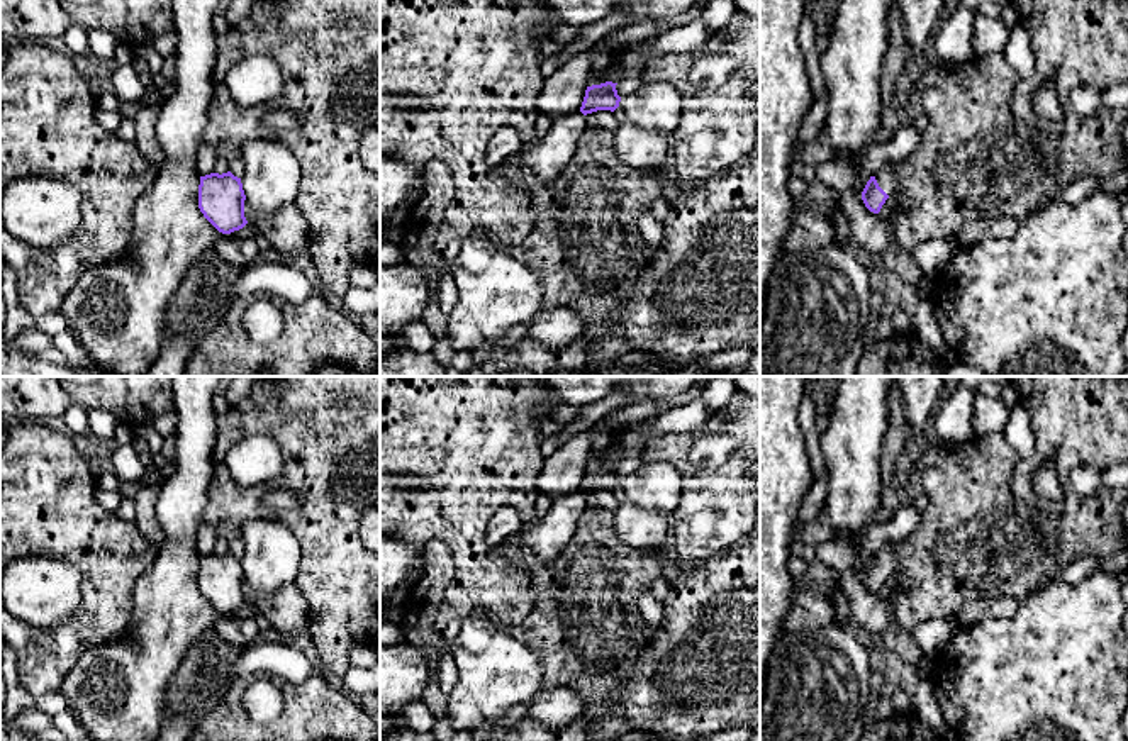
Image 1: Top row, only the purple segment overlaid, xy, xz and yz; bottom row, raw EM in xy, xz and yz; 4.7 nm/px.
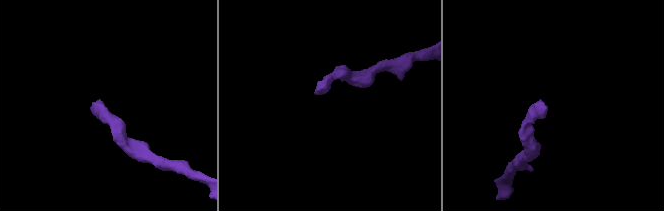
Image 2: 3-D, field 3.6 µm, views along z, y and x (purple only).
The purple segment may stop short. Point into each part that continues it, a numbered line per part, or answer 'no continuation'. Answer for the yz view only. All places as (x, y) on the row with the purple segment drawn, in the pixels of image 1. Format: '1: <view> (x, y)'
1: yz (887, 177)

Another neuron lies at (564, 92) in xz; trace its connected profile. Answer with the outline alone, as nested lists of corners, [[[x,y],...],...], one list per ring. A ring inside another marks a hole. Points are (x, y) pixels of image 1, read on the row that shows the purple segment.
[[[589,51],[570,58],[544,80],[543,90],[536,98],[538,114],[546,114],[551,119],[556,119],[578,112],[590,73],[592,61]]]

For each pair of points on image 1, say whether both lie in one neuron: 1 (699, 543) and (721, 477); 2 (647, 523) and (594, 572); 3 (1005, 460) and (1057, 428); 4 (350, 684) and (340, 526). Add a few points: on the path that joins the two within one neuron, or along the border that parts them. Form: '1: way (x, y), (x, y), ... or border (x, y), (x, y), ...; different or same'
1: way (703, 526), (721, 494); same
2: border (611, 512), (616, 534), (631, 546), (645, 548); different
3: border (1021, 456), (1010, 484), (1013, 495); different
4: border (351, 667), (336, 682); different

